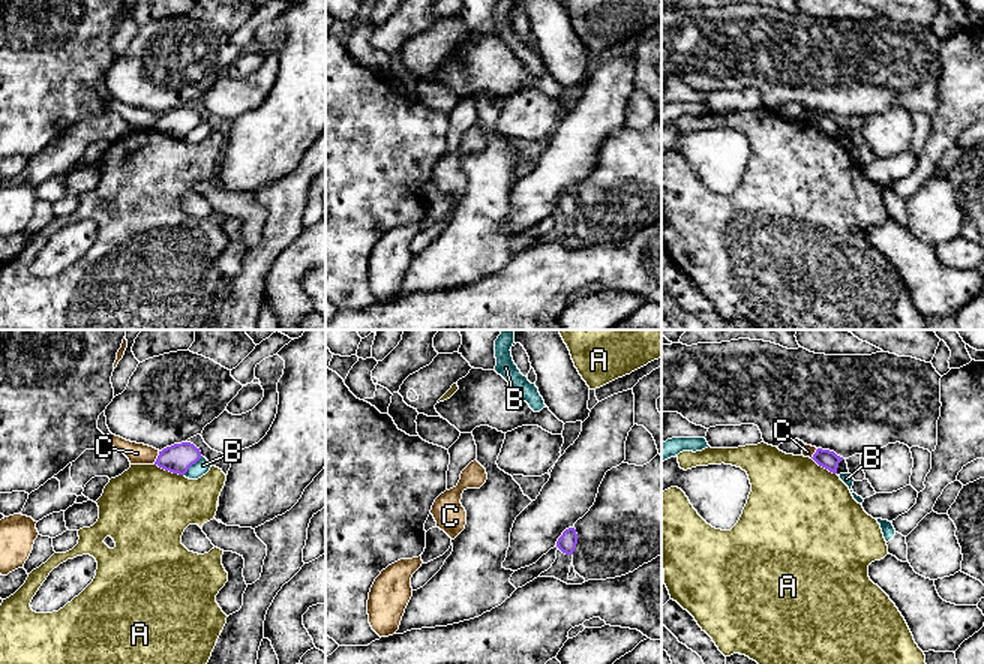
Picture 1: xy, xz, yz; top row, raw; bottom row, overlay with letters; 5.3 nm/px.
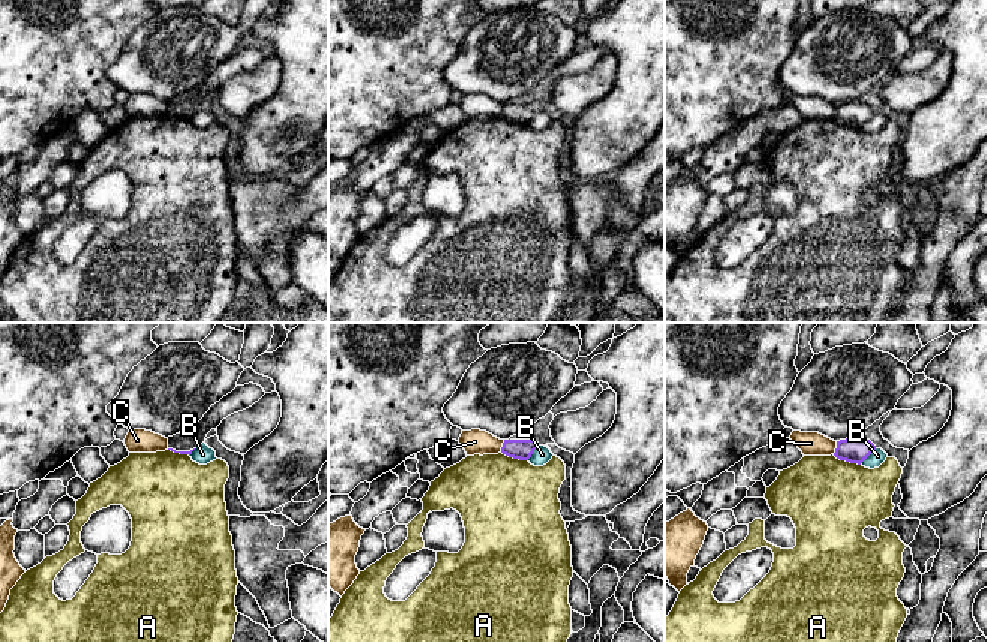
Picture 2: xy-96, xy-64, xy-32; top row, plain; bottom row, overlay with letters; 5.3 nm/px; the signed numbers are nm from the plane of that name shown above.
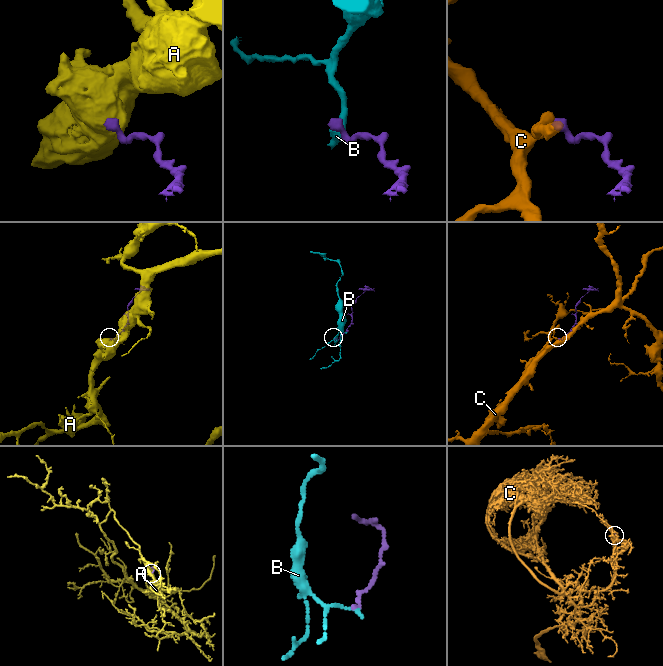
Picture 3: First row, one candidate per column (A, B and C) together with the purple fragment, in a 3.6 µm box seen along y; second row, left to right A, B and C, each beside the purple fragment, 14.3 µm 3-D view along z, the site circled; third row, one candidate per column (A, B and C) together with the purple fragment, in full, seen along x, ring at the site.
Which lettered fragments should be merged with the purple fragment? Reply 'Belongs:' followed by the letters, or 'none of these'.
Belongs: none of these

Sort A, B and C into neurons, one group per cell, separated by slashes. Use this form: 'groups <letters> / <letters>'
groups A / B / C

